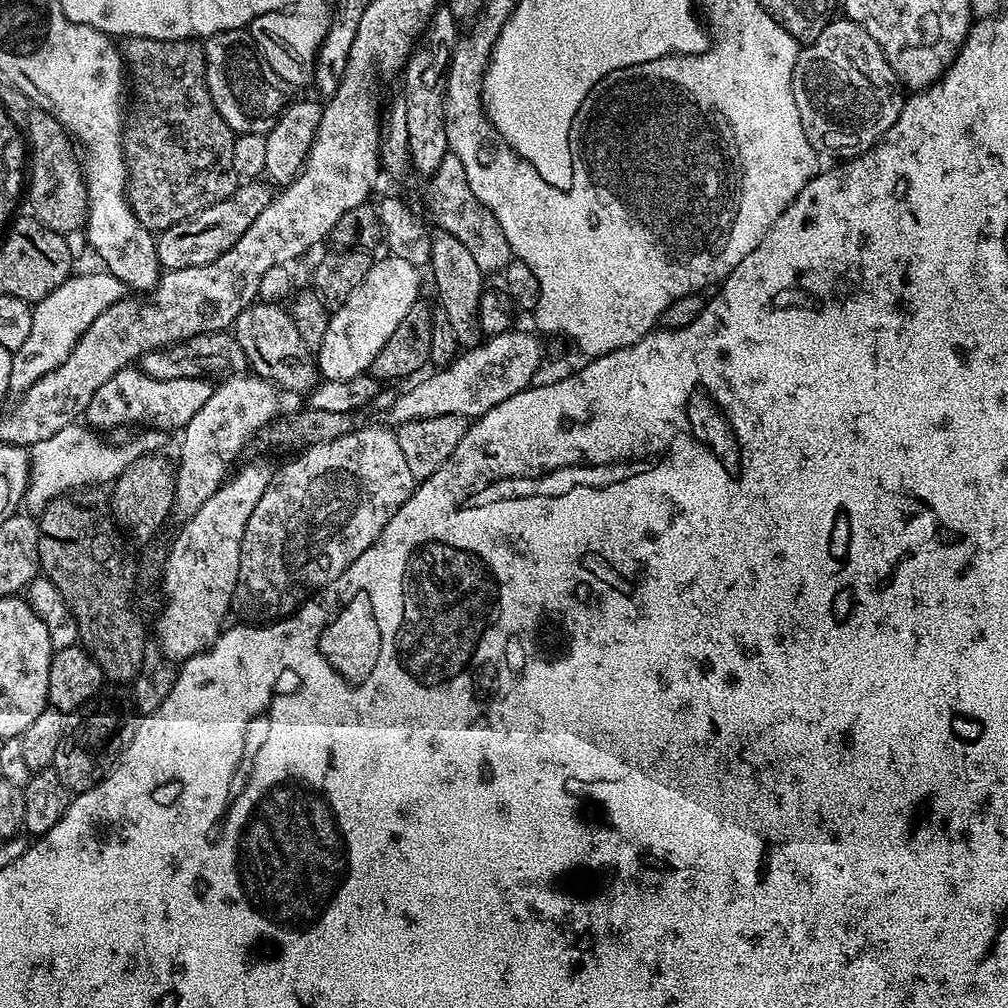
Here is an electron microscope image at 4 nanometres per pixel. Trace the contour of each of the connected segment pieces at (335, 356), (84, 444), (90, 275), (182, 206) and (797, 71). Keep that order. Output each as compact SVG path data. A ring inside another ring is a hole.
M391 254L385 257L385 260L377 259L373 263L366 278L362 278L358 287L337 307L340 309L337 312L335 309L328 317L326 338L322 338L322 346L318 350L318 372L325 380L365 375L386 342L390 342L390 334L398 330L398 322L402 322L402 318L406 318L421 299L421 269L406 258Z
M77 422L58 430L46 442L38 442L30 449L32 475L28 479L28 491L24 494L23 507L29 513L39 514L48 507L51 500L59 496L75 493L75 488L88 488L91 484L115 485L122 474L126 474L126 466L130 462L138 462L138 458L160 454L168 444L169 433L164 430L144 430L137 440L121 447L106 444L95 438L89 427ZM84 427L84 428L83 428ZM29 508L29 509L28 509Z
M106 270L99 271L88 272L85 276L79 276L79 274L69 276L62 286L58 286L32 308L30 334L26 342L22 342L22 346L15 349L12 357L9 393L27 392L30 386L34 386L34 382L38 382L47 376L50 370L66 362L66 358L70 358L82 334L90 330L90 322L94 322L94 318L98 318L102 310L125 299L126 289L122 281L114 278Z
M141 36L131 37L127 41L128 45L123 45L122 55L126 61L127 71L130 73L130 84L136 87L136 121L129 123L126 128L126 139L124 141L124 159L128 161L128 191L126 193L128 198L128 203L132 206L132 213L136 215L138 218L138 222L142 226L146 226L149 232L153 234L159 234L165 232L170 226L174 226L179 220L190 220L196 213L202 211L204 208L209 208L212 204L217 204L218 202L222 202L225 200L227 196L232 195L233 192L236 191L238 187L238 165L235 162L235 148L236 148L236 139L237 137L234 135L232 131L232 127L227 124L227 122L222 118L222 114L218 114L218 110L214 106L214 102L212 101L212 95L210 94L210 90L208 89L208 65L206 63L206 48L203 43L194 41L194 40L159 40L158 38L142 38Z
M847 18L833 19L828 22L821 33L818 34L815 41L805 43L800 49L800 57L792 71L792 89L794 90L794 102L798 102L798 114L802 114L802 126L806 130L806 134L811 138L812 143L817 149L824 150L829 148L832 152L841 152L844 158L852 158L857 155L858 150L867 150L883 141L887 136L888 131L896 125L896 120L899 118L902 111L902 95L896 89L898 85L898 77L895 70L890 66L890 62L884 57L884 52L878 46L878 42L874 42L874 38L870 38L870 34L864 28L863 24L856 24L854 21Z

